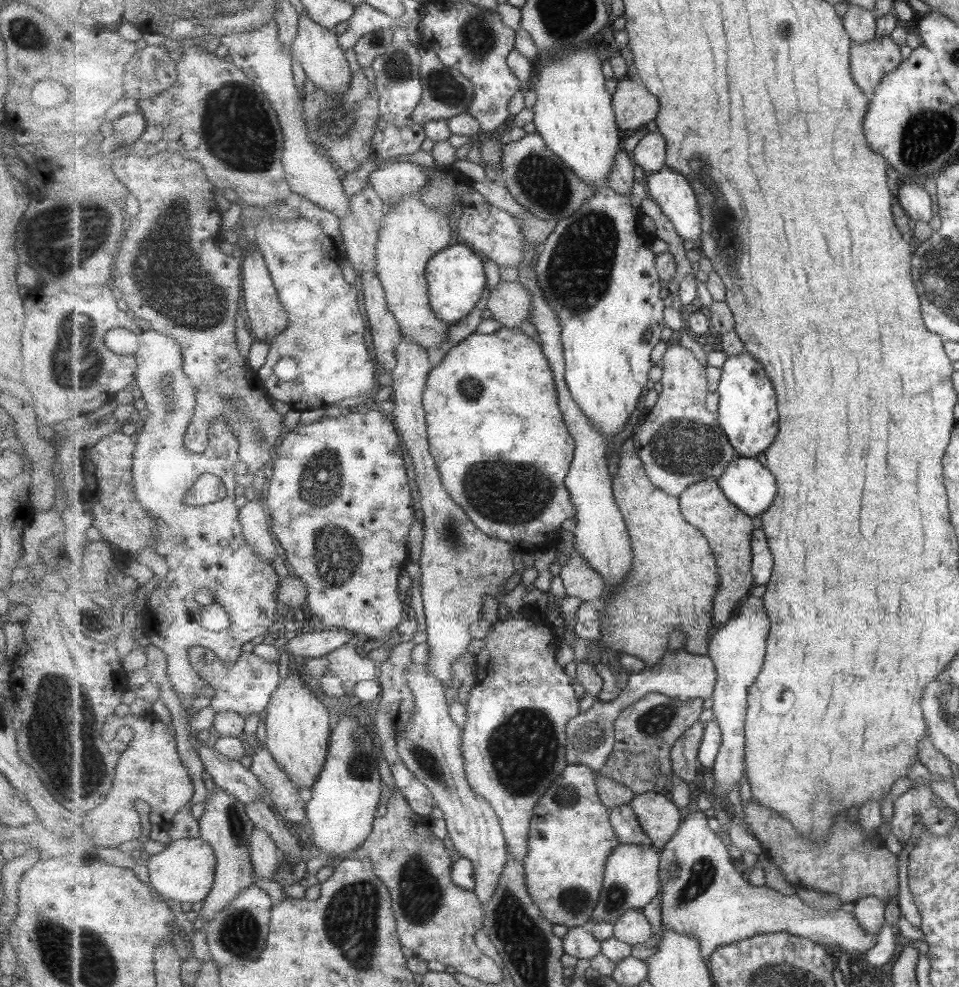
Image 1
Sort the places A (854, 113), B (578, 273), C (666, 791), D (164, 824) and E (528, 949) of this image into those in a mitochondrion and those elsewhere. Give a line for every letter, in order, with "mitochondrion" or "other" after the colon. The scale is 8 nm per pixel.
A: other
B: mitochondrion
C: other
D: other
E: mitochondrion

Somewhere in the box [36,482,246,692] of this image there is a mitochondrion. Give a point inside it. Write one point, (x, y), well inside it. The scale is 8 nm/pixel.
(178, 546)

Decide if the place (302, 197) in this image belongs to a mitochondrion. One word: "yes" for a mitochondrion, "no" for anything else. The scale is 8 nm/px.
no

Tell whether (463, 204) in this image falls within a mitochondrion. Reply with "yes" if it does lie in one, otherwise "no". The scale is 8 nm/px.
no

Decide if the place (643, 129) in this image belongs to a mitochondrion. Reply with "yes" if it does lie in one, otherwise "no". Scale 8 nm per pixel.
no

